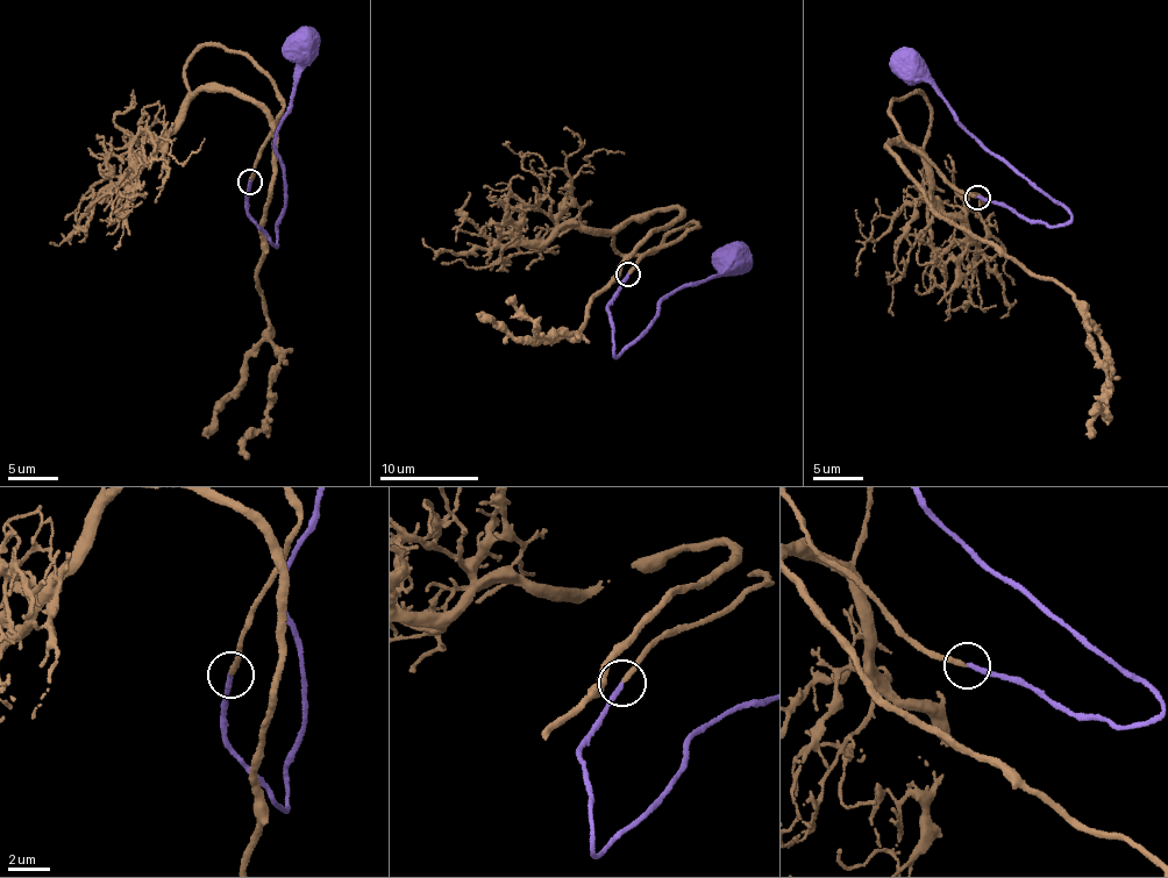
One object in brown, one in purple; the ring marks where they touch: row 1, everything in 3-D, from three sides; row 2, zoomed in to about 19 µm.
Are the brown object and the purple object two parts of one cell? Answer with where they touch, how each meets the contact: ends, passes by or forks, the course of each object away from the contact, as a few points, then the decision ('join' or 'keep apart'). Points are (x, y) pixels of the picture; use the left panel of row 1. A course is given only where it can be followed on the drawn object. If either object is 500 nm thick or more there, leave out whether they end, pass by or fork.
at (250, 181); brown ends there; purple ends there; brown runs (249, 181), (280, 97), (203, 44), (185, 88), (241, 91), (275, 141), (256, 275), (278, 369), (248, 459); purple runs (249, 181), (249, 216), (277, 243), (286, 191), (275, 136), (301, 68), (297, 51), (306, 31); join

